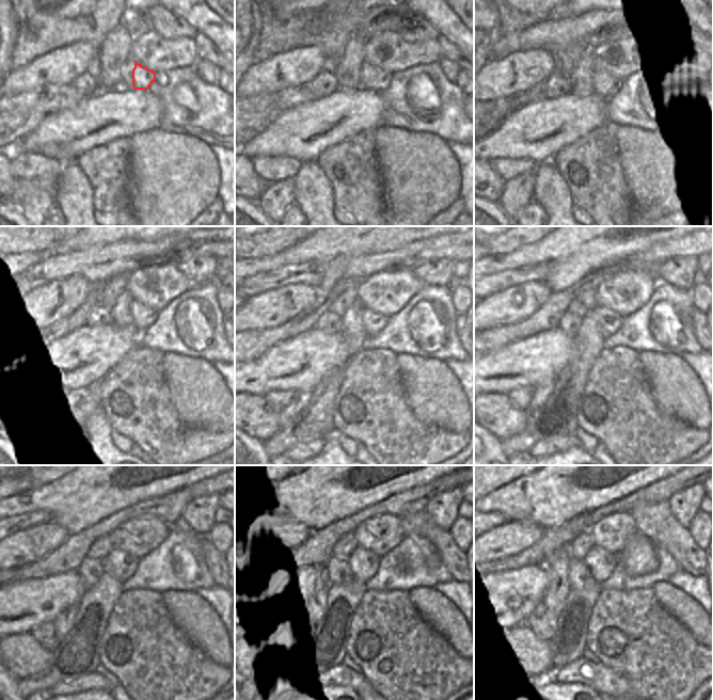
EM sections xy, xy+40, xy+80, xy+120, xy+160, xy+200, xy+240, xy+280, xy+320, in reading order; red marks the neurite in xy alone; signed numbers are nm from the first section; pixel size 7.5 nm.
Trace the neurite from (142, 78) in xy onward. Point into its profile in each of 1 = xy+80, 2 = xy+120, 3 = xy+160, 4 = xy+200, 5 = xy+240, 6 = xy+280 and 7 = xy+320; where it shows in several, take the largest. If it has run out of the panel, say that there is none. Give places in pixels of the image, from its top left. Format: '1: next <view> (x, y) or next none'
1: next xy+80 (617, 83)
2: next xy+120 (142, 317)
3: next xy+160 (373, 322)
4: next xy+200 (608, 321)
5: next xy+240 (122, 565)
6: next xy+280 (363, 563)
7: next xy+320 (601, 563)

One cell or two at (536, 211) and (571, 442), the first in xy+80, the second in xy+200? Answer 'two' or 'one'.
one

